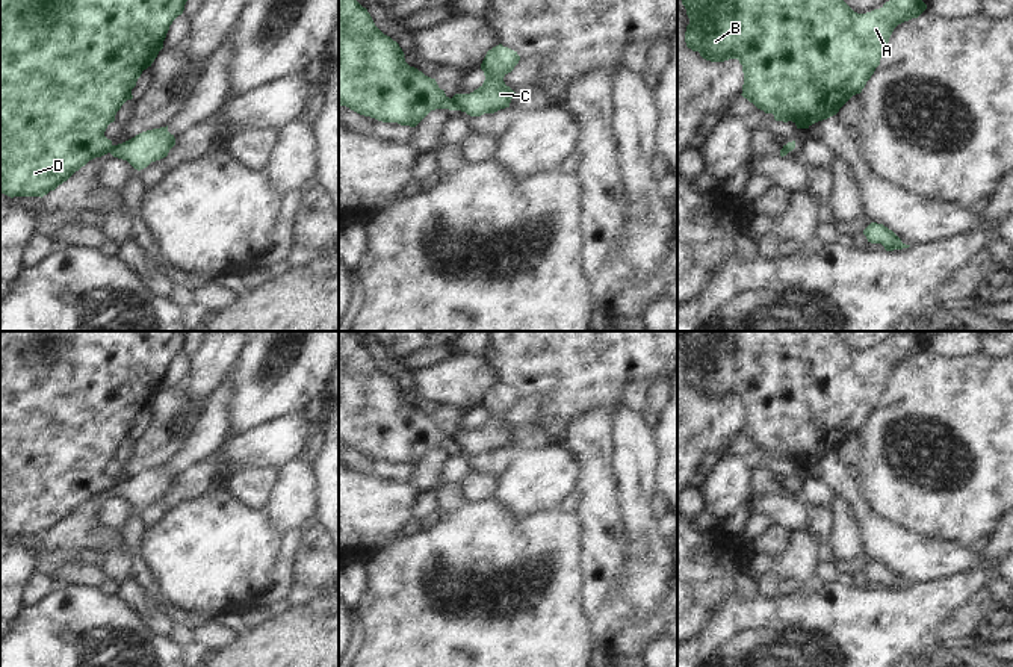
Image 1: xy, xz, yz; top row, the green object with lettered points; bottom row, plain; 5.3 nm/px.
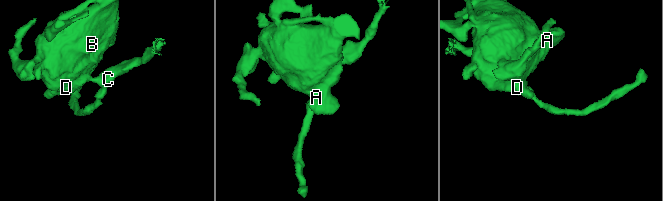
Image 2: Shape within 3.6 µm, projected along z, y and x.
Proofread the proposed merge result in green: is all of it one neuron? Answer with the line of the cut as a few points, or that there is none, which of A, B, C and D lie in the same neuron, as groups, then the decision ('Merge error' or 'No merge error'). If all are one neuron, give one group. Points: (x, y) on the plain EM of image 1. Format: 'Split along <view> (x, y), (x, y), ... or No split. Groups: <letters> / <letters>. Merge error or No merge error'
Split along xz (449, 437), (452, 448). Groups: A B D / C. Merge error.

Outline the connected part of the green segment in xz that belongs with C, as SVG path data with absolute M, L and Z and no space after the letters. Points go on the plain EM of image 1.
M502 383L487 390L481 408L484 410L484 422L470 433L455 433L451 437L452 449L466 451L470 455L494 452L510 446L514 430L505 423L503 416L514 408L520 395L517 390Z

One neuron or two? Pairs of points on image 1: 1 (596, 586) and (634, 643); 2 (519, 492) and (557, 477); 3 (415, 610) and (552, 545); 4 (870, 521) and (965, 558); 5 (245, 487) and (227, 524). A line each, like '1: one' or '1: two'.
1: one
2: one
3: one
4: one
5: two

